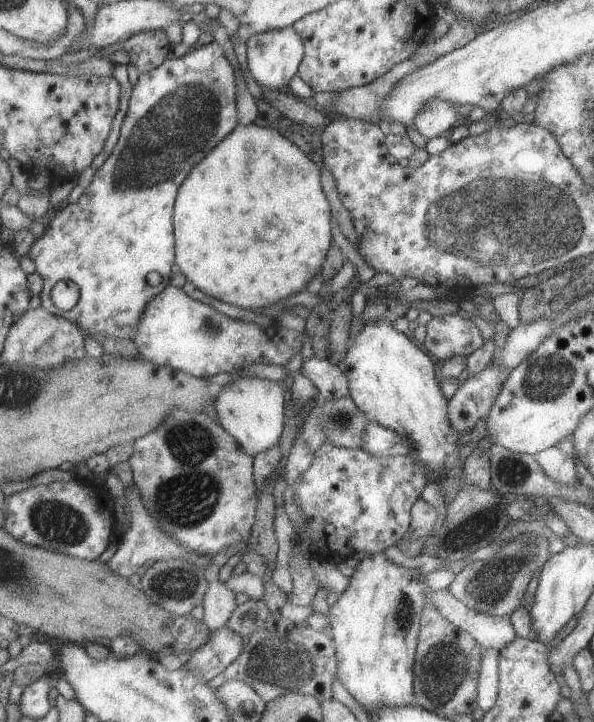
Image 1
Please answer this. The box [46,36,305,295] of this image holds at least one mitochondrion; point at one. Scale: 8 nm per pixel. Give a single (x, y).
(179, 124)

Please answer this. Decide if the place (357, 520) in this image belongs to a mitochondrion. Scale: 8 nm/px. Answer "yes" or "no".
no

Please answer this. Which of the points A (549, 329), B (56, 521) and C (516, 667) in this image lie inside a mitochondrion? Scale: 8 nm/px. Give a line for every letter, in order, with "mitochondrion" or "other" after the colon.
A: other
B: mitochondrion
C: other

